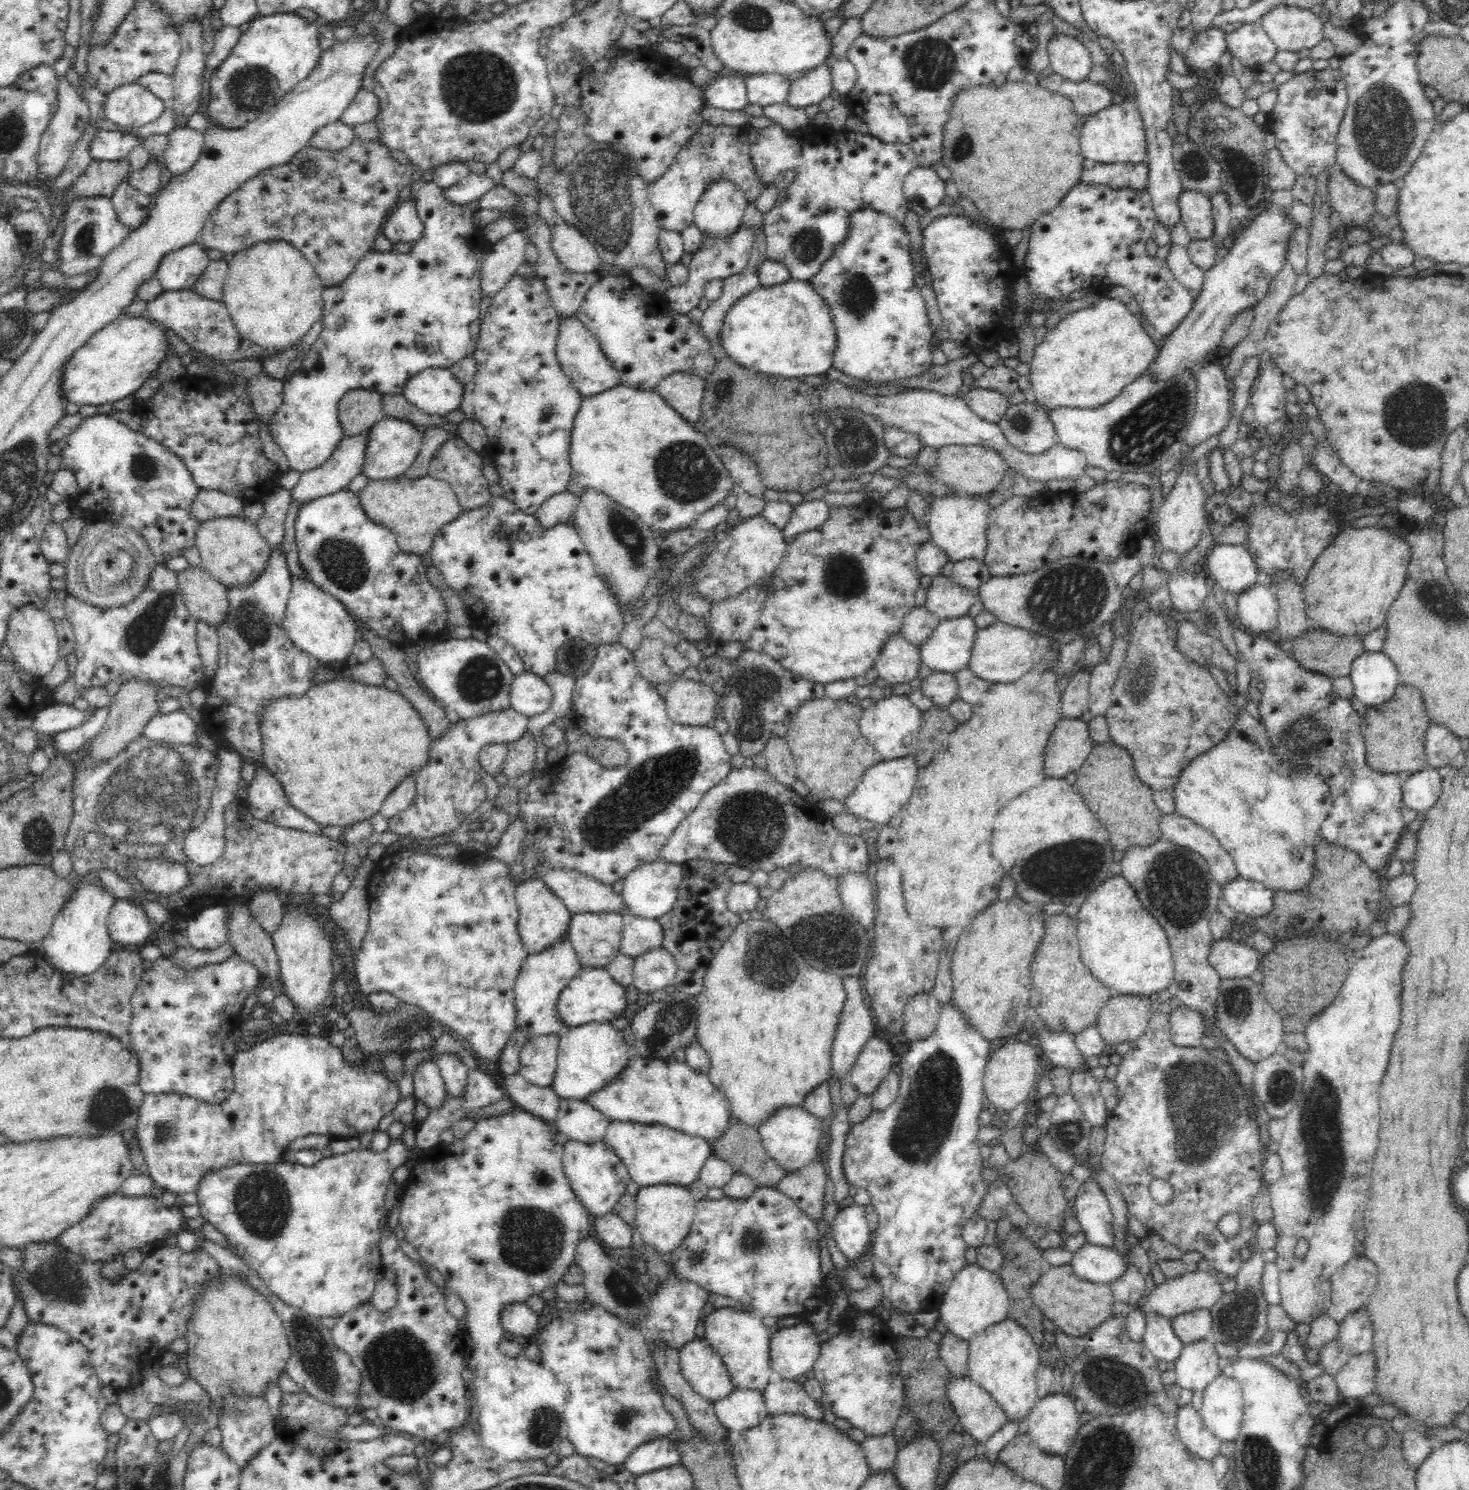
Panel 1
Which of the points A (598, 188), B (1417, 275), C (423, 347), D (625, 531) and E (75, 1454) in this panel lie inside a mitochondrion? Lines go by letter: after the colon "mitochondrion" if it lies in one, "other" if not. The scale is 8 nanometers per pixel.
A: mitochondrion
B: other
C: other
D: mitochondrion
E: other

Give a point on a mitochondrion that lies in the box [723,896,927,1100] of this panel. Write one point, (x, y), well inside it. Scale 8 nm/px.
(827, 940)

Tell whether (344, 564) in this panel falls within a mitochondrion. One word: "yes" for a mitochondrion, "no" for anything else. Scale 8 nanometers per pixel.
yes

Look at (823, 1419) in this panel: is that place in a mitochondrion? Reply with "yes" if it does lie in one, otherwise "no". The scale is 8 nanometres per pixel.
no

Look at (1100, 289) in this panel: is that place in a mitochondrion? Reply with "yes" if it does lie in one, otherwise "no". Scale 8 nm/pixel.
no

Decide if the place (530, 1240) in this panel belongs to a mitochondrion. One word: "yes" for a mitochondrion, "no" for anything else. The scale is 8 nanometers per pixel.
yes

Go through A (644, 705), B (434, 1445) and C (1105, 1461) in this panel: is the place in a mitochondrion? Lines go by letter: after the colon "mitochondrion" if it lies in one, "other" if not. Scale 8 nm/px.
A: other
B: other
C: mitochondrion

